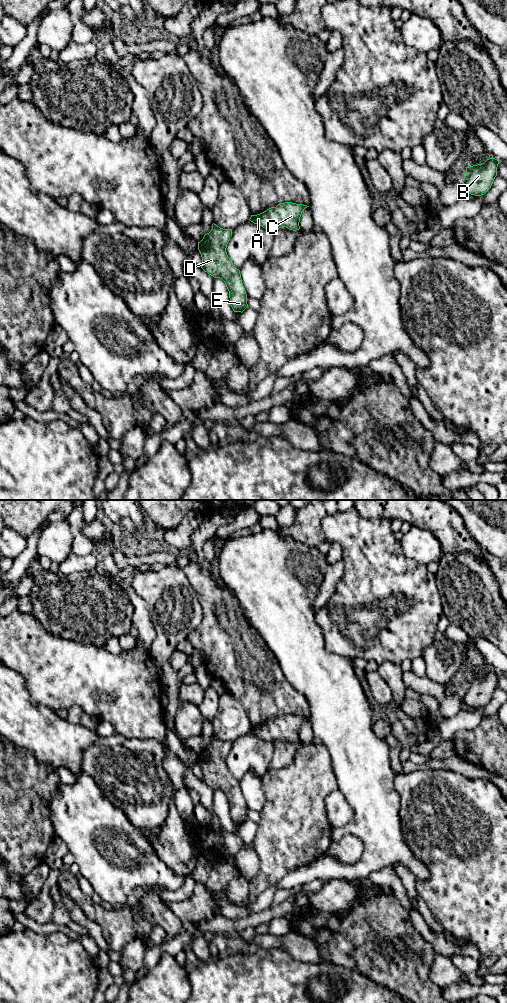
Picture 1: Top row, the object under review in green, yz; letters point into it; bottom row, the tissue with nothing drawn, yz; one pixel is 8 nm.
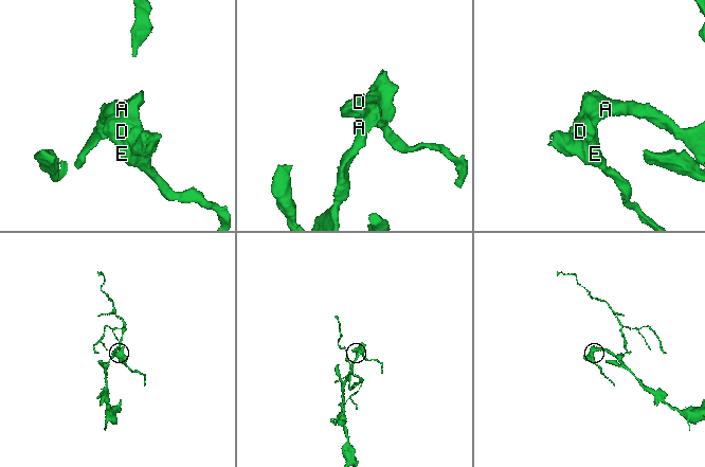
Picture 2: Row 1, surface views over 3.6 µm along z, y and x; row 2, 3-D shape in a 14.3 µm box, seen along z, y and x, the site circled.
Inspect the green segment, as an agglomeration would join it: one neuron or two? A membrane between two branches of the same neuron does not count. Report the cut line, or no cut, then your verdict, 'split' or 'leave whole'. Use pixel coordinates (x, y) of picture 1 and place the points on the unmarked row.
no cut; leave whole

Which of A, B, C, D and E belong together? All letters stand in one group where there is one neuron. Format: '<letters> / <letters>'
A B C D E

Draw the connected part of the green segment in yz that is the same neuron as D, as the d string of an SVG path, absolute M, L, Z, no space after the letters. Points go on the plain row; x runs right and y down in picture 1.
M213 735L211 743L198 754L198 762L202 769L201 780L225 794L233 823L242 825L248 819L247 806L240 782L233 777L226 764L231 748L232 741L223 741Z

